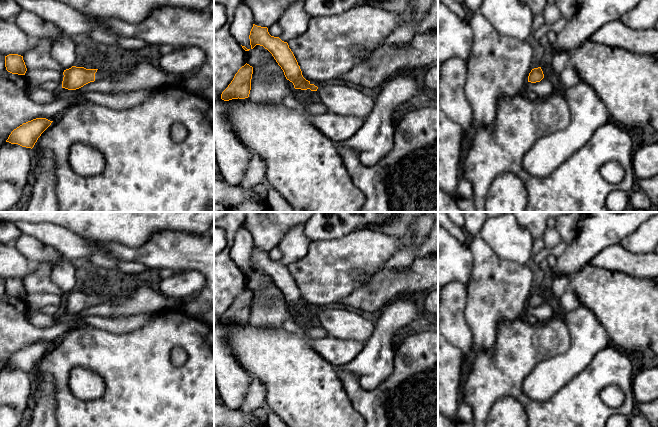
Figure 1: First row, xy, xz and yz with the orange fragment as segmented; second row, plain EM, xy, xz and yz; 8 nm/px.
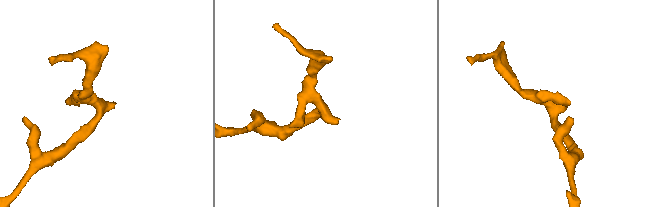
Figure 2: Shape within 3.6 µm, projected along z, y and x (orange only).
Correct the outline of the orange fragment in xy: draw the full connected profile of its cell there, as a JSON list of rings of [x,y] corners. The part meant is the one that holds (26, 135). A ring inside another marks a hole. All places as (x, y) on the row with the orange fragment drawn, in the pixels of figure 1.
[[[36,118],[23,123],[11,132],[6,142],[32,149],[38,138],[52,122],[46,118]]]

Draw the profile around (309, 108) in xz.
[[[301,103],[301,109],[306,114],[325,114],[327,113],[327,108],[323,103]]]

